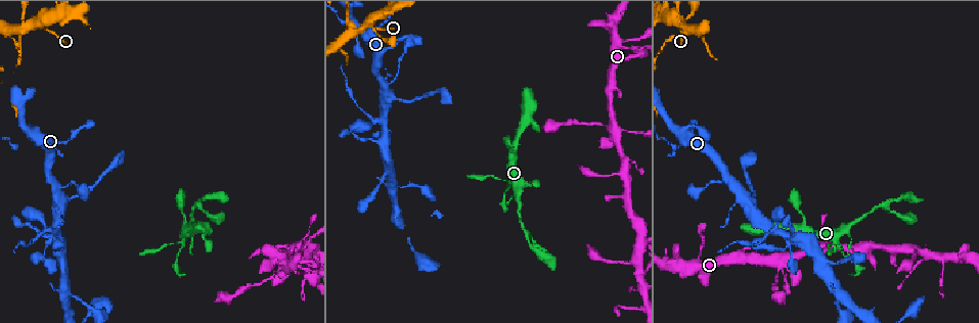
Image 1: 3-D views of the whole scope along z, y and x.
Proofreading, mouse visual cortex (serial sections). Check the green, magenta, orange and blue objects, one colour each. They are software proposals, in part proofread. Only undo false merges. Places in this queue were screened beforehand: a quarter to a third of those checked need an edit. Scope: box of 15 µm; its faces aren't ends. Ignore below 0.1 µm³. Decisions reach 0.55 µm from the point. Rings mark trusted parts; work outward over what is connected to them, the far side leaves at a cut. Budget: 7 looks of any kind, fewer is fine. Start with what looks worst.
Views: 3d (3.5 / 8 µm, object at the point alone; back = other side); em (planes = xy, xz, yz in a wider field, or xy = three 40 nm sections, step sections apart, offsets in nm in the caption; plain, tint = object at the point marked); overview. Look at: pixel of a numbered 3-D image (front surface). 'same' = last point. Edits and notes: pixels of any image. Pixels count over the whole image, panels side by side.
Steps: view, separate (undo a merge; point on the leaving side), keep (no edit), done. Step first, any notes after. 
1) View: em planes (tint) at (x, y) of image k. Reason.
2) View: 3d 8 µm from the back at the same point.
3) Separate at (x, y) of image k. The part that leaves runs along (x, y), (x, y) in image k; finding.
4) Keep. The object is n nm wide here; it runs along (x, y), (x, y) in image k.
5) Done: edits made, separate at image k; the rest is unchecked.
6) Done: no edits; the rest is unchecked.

View: 3d 3.5 µm at (614, 127) of image 1. Looks like a crossing.

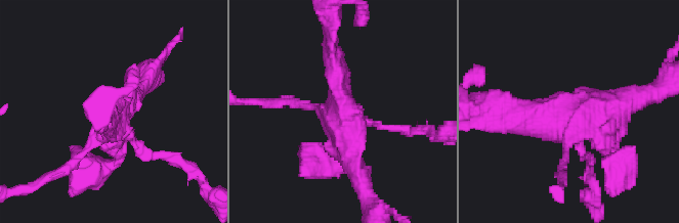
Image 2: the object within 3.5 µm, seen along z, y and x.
View: em xy step 2 (tint) at (339, 110) of image 2.

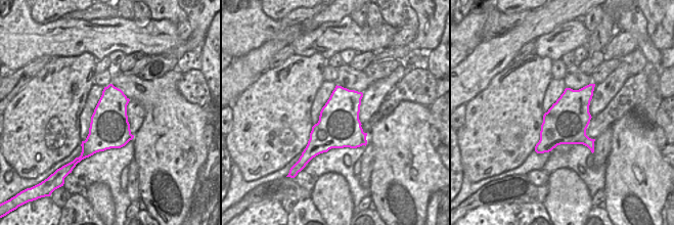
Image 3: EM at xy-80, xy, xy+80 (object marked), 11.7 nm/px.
Keep. Continuous, no second cell.

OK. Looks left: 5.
View: 3d 3.5 µm at (672, 38) of image 1. A narrow waist.

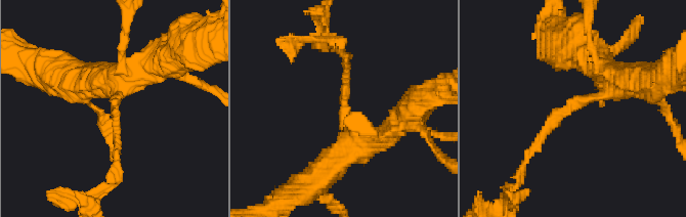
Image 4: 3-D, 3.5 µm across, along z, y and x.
View: em planes (tint) at (566, 107) of image 4. Need the tissue.

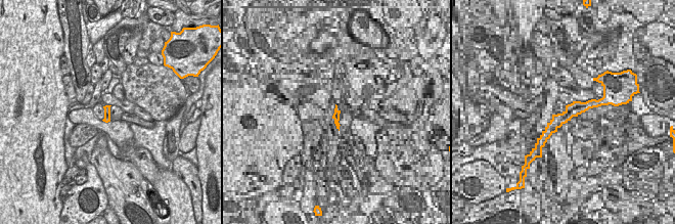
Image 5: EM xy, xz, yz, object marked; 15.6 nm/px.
Separate at (346, 87) of image 4. The part that leaves runs along (345, 116), (345, 58), (342, 52) in image 4; a second cell is stuck on.

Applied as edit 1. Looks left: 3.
View: 3d 3.5 µm at (527, 230) of image 1. Three-way junction.

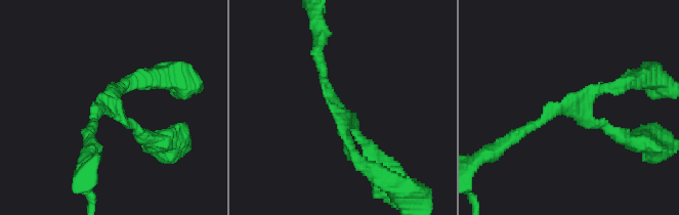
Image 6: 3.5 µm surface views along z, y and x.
View: em planes (tint) at (107, 103) of image 6. 3 arms meet here; the arms are 150, 150, 150 nm wide.

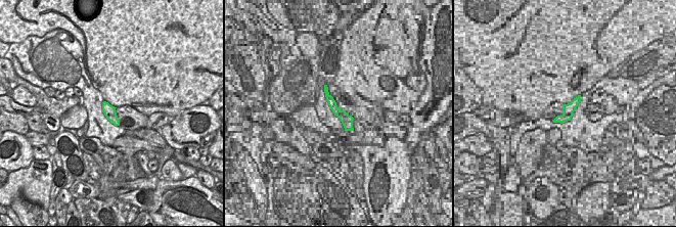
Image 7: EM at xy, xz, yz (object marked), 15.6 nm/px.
Keep. It runs along (522, 133), (554, 108), (628, 80) in image 6; all the same cell.

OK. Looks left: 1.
Done: edits made, separate at image 4; the rest is unchecked.

